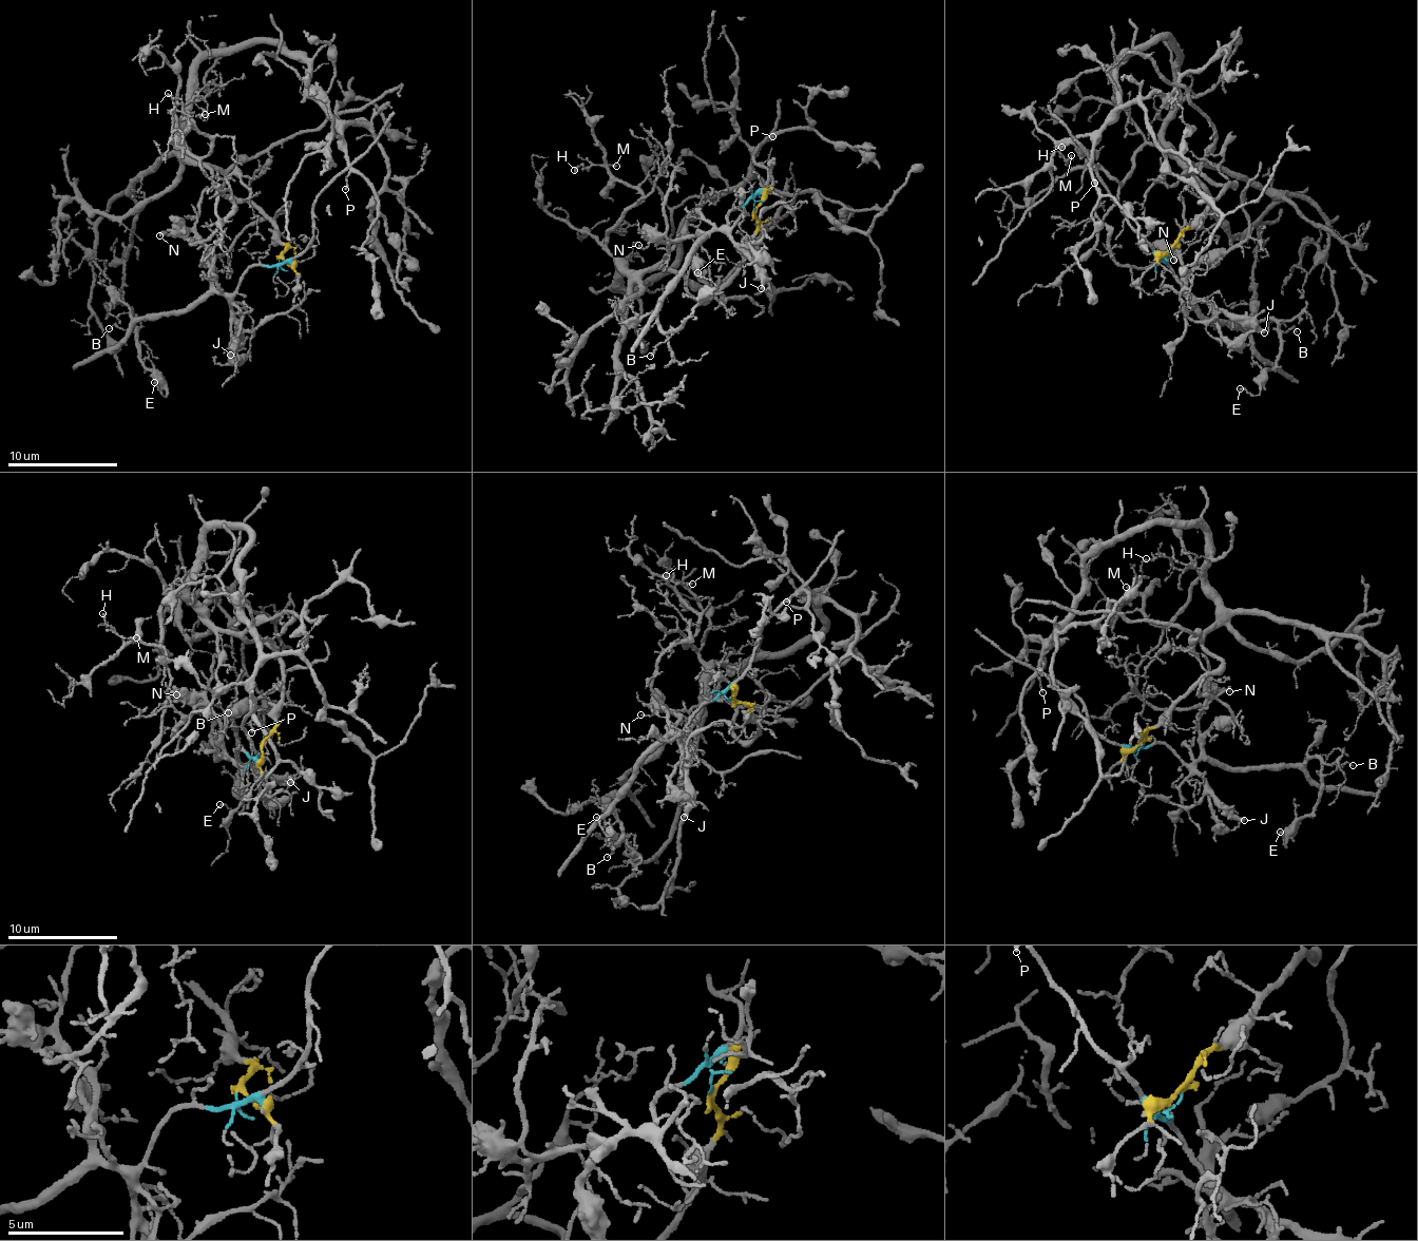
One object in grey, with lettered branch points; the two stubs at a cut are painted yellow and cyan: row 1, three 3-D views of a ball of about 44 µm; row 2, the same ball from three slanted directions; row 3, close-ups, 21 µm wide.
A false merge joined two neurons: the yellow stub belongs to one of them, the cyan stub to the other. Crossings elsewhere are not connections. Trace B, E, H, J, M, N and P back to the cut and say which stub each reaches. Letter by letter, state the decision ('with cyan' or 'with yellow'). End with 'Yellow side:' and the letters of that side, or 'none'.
B: with cyan
E: with cyan
H: with yellow
J: with cyan
M: with yellow
N: with cyan
P: with yellow
Yellow side: H, M, P

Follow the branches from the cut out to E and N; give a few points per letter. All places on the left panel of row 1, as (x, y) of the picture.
E: (279, 258), (253, 265), (230, 293), (163, 317), (130, 314), (137, 357), (167, 394), (154, 382)
N: (279, 258), (281, 264), (253, 265), (227, 293), (215, 286), (213, 259), (198, 241), (170, 230), (158, 235)

